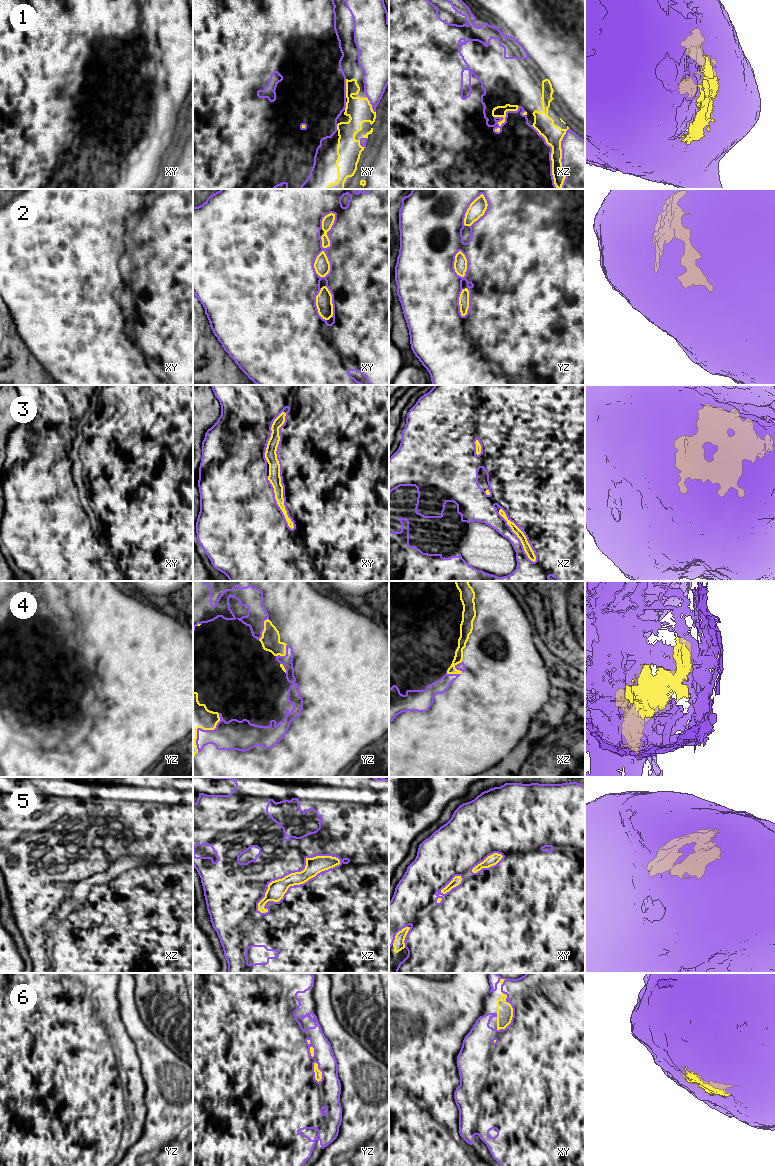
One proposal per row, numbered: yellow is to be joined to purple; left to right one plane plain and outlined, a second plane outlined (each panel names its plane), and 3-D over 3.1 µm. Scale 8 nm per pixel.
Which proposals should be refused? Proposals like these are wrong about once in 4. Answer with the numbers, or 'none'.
4

